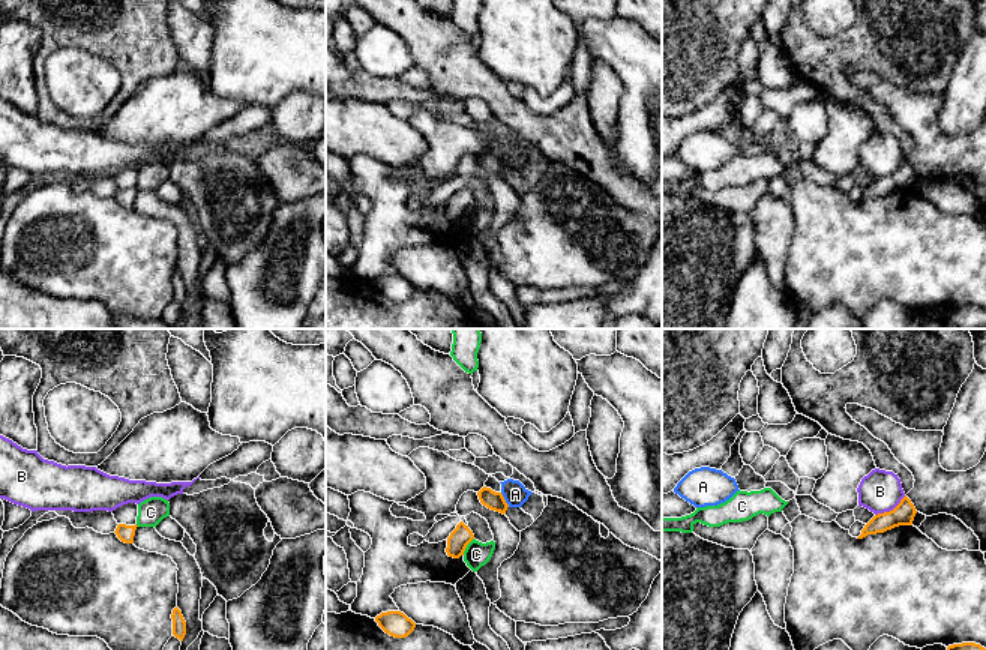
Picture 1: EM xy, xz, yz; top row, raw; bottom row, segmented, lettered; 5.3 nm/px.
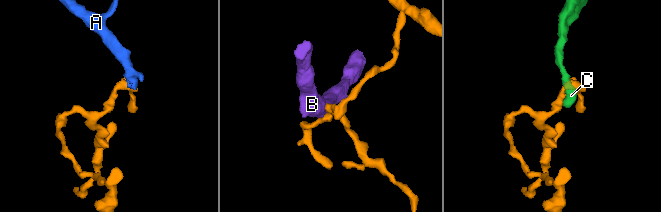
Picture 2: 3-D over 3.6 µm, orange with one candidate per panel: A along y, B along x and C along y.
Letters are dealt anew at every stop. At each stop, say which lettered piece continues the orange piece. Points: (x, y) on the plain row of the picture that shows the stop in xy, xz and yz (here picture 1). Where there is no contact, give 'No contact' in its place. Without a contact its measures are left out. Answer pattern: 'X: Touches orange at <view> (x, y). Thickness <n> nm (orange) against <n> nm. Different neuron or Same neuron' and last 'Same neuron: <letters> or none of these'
A: Touches orange at xz (505, 164). Thickness 100 nm (orange) against 130 nm. Different neuron
B: Touches orange at yz (890, 174). Thickness 120 nm (orange) against 220 nm. Different neuron
C: Touches orange at xz (465, 210). Thickness 110 nm (orange) against 140 nm. Different neuron
Same neuron: none of these

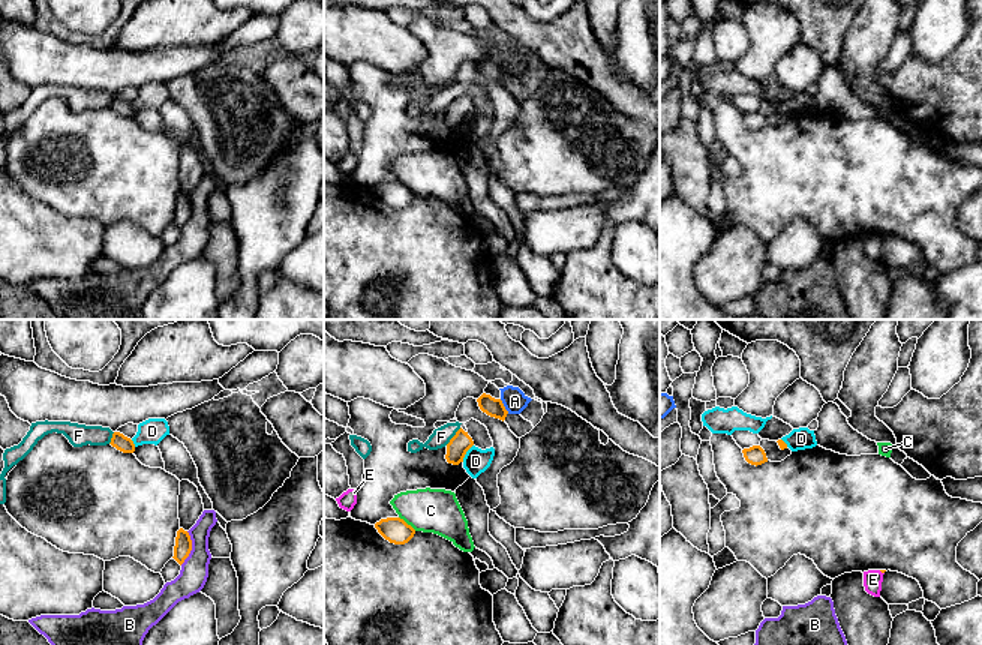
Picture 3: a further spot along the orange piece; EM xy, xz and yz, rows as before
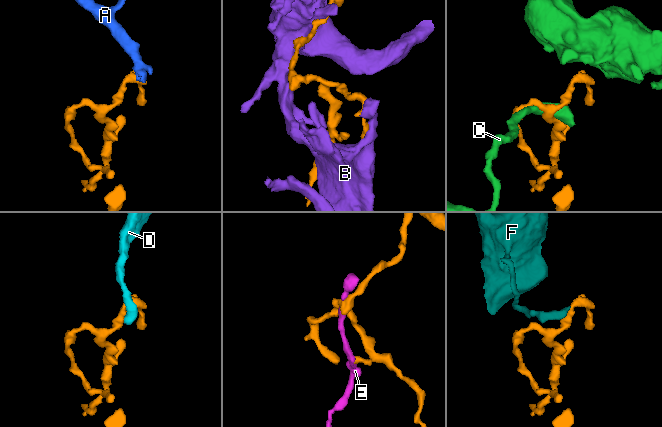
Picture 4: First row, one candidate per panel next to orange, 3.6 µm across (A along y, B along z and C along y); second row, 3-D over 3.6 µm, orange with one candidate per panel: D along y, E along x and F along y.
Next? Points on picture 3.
A: Touches orange at xz (504, 71). Thickness 100 nm (orange) against 130 nm. Different neuron
B: Touches orange at xy (191, 212). Thickness 100 nm (orange) against 150 nm. Different neuron
C: Touches orange at xz (407, 188). Thickness 140 nm (orange) against 240 nm. Different neuron
D: Touches orange at xz (465, 117). Thickness 110 nm (orange) against 140 nm. Different neuron
E: Touches orange at yz (882, 236). Thickness 20 nm (orange) against 100 nm. Different neuron
F: Touches orange at xz (453, 101). Thickness 110 nm (orange) against 100 nm. Different neuron
Same neuron: none of these

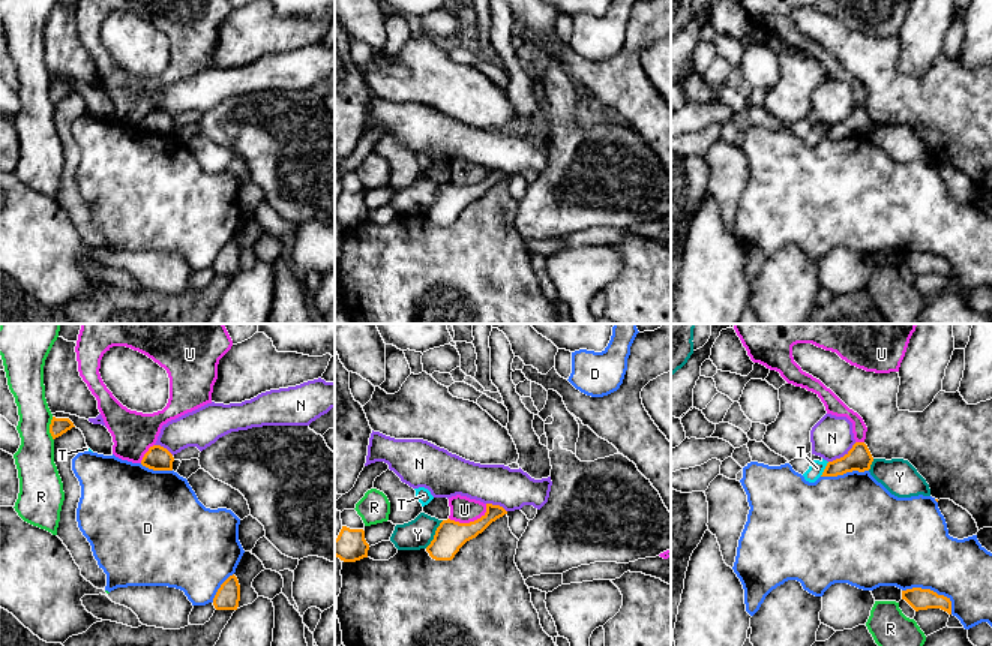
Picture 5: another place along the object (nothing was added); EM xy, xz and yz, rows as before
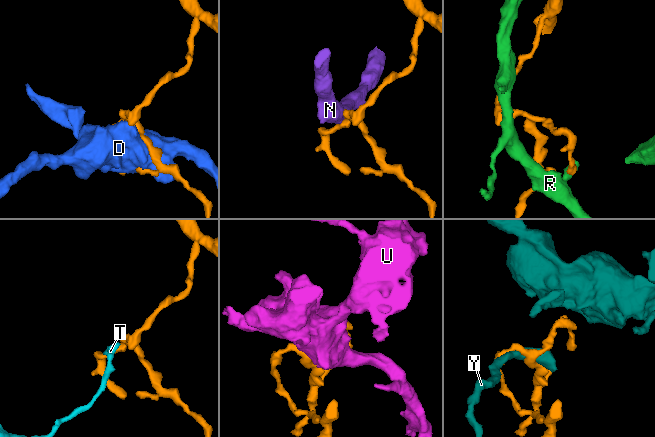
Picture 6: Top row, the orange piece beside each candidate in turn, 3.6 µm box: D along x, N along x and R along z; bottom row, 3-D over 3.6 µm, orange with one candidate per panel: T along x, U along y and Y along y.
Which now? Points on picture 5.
D: Touches orange at yz (932, 255). Thickness 120 nm (orange) against 420 nm. Different neuron
N: Touches orange at yz (844, 120). Thickness 140 nm (orange) against 220 nm. Different neuron
R: Touches orange at xy (50, 93). Thickness 90 nm (orange) against 220 nm. Different neuron
T: Touches orange at yz (824, 134). Thickness 140 nm (orange) against 80 nm. Different neuron
U: Touches orange at xz (470, 186). Thickness 170 nm (orange) against 140 nm. Different neuron
Y: Touches orange at xz (435, 198). Thickness 170 nm (orange) against 160 nm. Different neuron
Same neuron: none of these

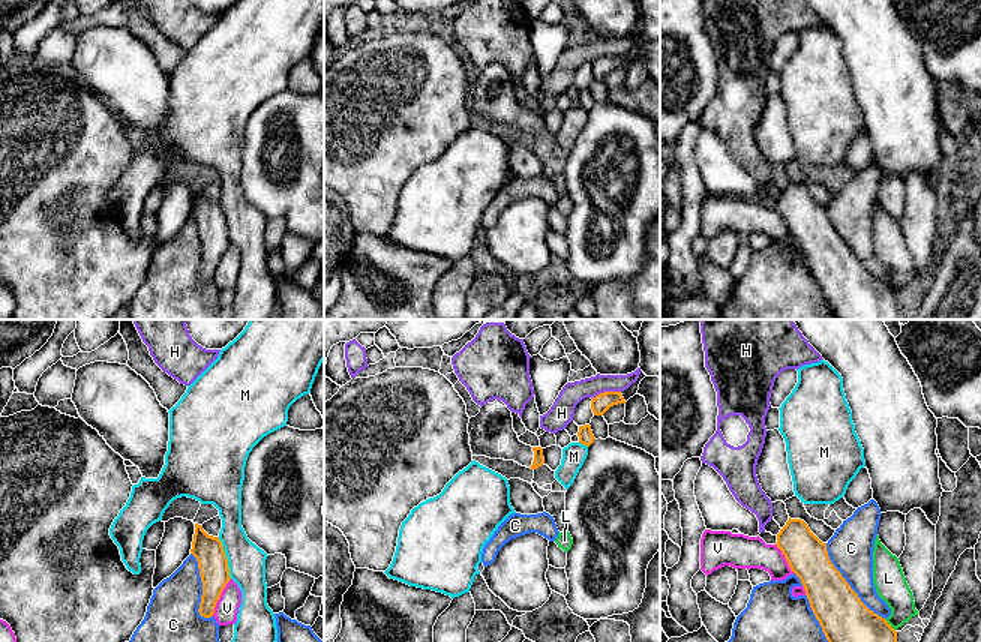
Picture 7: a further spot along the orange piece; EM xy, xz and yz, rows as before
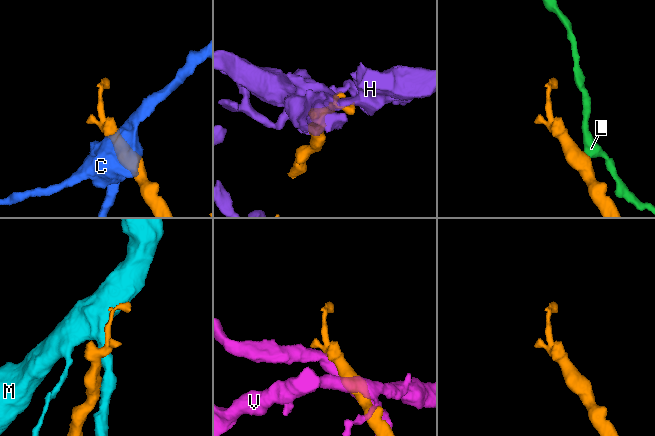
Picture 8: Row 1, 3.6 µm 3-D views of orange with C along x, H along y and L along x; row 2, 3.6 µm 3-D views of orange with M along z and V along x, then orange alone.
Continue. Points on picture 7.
C: Touches orange at yz (848, 248). Thickness 280 nm (orange) against 240 nm. Different neuron
H: Touches orange at xz (605, 56). Thickness 100 nm (orange) against 130 nm. Different neuron
L: Touches orange at yz (890, 290). Thickness 320 nm (orange) against 170 nm. Different neuron
M: Touches orange at xy (225, 222). Thickness 160 nm (orange) against 200 nm. Different neuron
V: Touches orange at xy (219, 261). Thickness 160 nm (orange) against 130 nm. Different neuron
Same neuron: none of these

